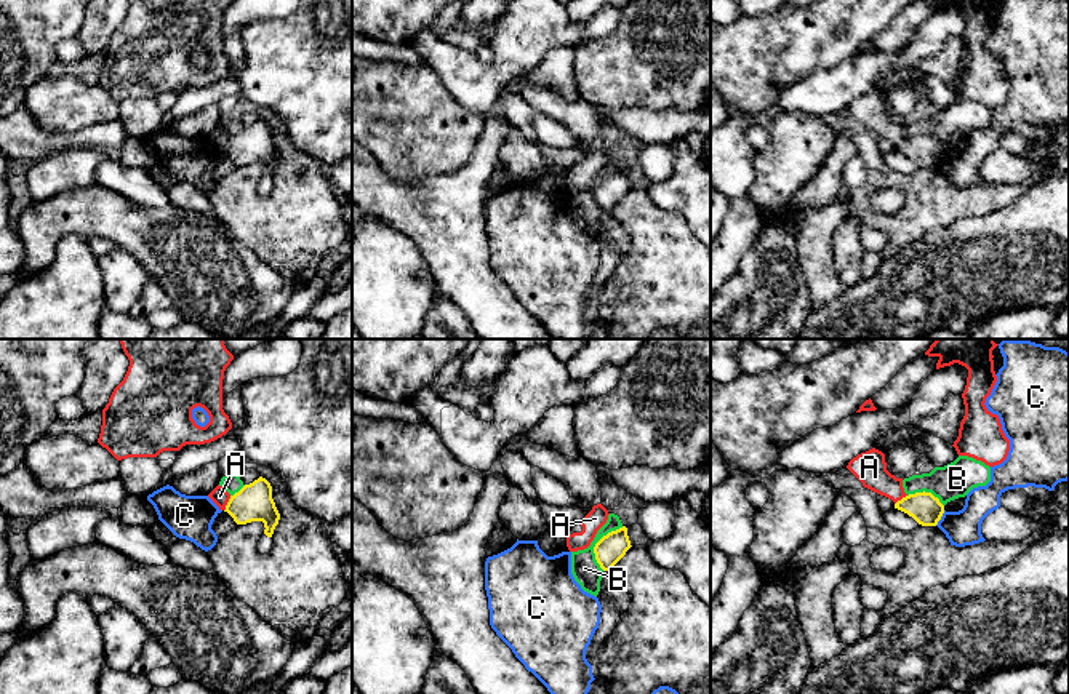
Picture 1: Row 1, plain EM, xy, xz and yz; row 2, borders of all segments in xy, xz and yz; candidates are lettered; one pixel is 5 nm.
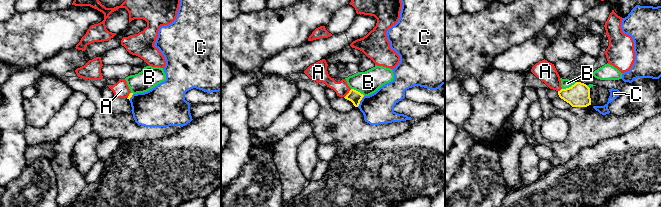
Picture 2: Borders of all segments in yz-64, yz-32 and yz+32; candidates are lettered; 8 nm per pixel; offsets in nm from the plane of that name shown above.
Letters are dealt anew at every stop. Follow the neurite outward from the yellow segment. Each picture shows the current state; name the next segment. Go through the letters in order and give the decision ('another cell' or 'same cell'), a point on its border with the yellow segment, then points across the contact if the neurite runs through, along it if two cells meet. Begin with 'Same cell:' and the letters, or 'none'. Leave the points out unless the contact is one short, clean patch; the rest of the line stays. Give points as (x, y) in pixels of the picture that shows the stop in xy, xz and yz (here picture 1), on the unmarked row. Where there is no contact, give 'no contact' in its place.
Same cell: none
A: another cell | xy (228, 146) | along xy (231, 138), (224, 152)
B: another cell | xz (596, 186) | along xz (623, 168), (608, 173), (594, 189), (594, 200), (602, 211)
C: another cell | yz (940, 160) | along yz (944, 152), (935, 167)

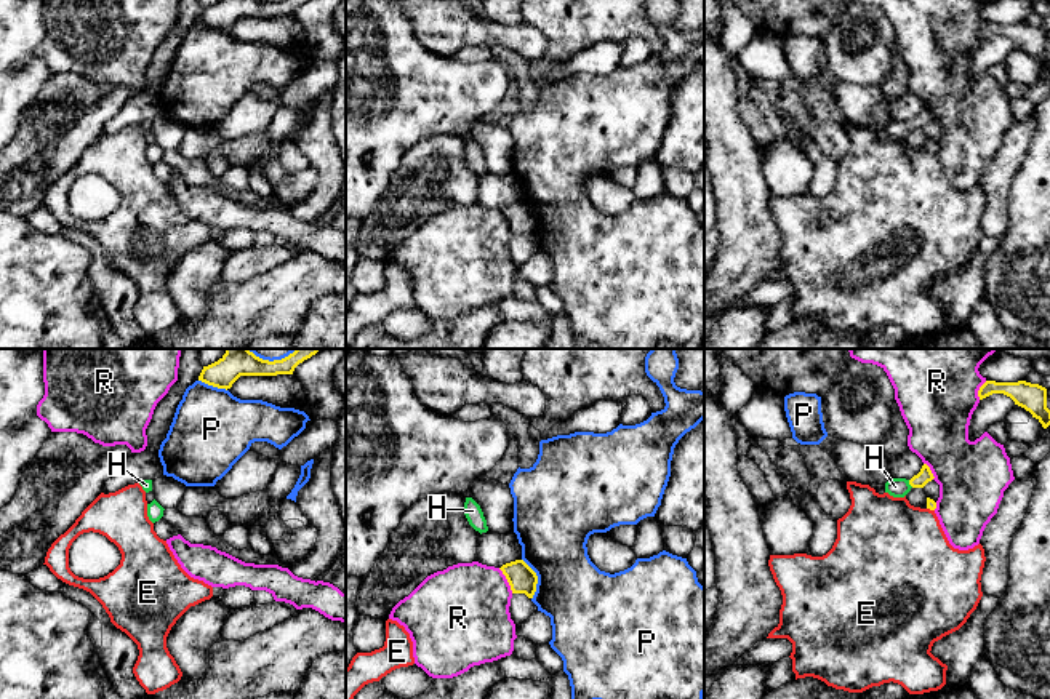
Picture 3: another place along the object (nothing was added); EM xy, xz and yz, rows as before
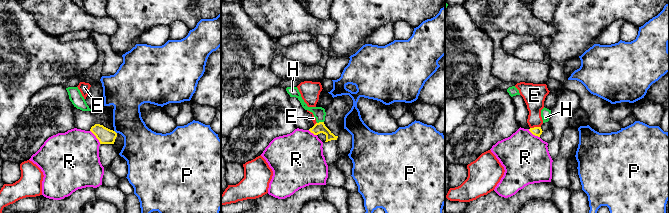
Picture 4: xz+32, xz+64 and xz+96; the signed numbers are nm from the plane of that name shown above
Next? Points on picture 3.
Same cell: H
E: another cell | yz (930, 151) | along yz (927, 149), (933, 152)
H: same cell | yz (909, 125) | across yz (925, 117), (909, 125), (895, 128)
P: another cell | xz (537, 221)
R: another cell | xz (508, 223)

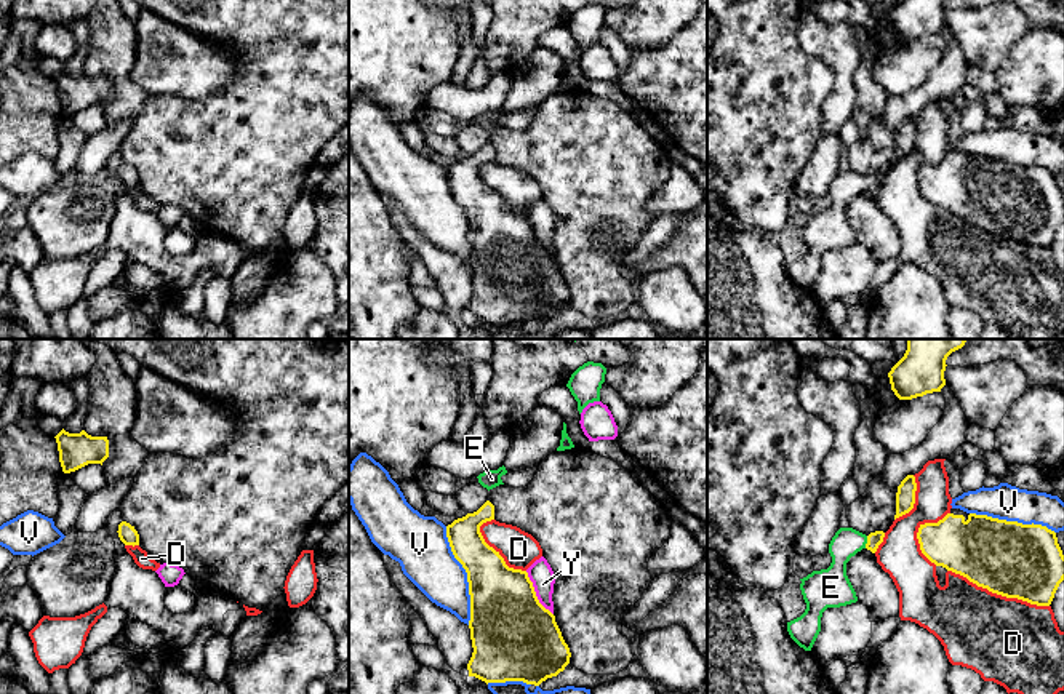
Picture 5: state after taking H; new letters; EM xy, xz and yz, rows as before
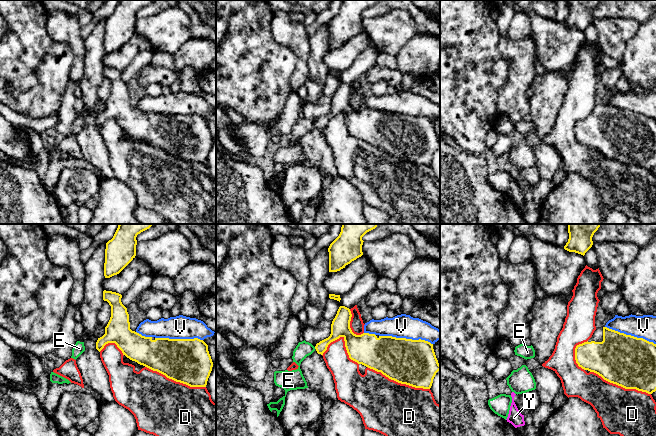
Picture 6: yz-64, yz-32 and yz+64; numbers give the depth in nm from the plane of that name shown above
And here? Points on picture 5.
Same cell: E
D: another cell | yz (999, 235)
E: same cell | yz (868, 184) | across yz (874, 181), (868, 184), (847, 184)
V: another cell | xz (468, 218)
Y: another cell | xz (535, 235)

